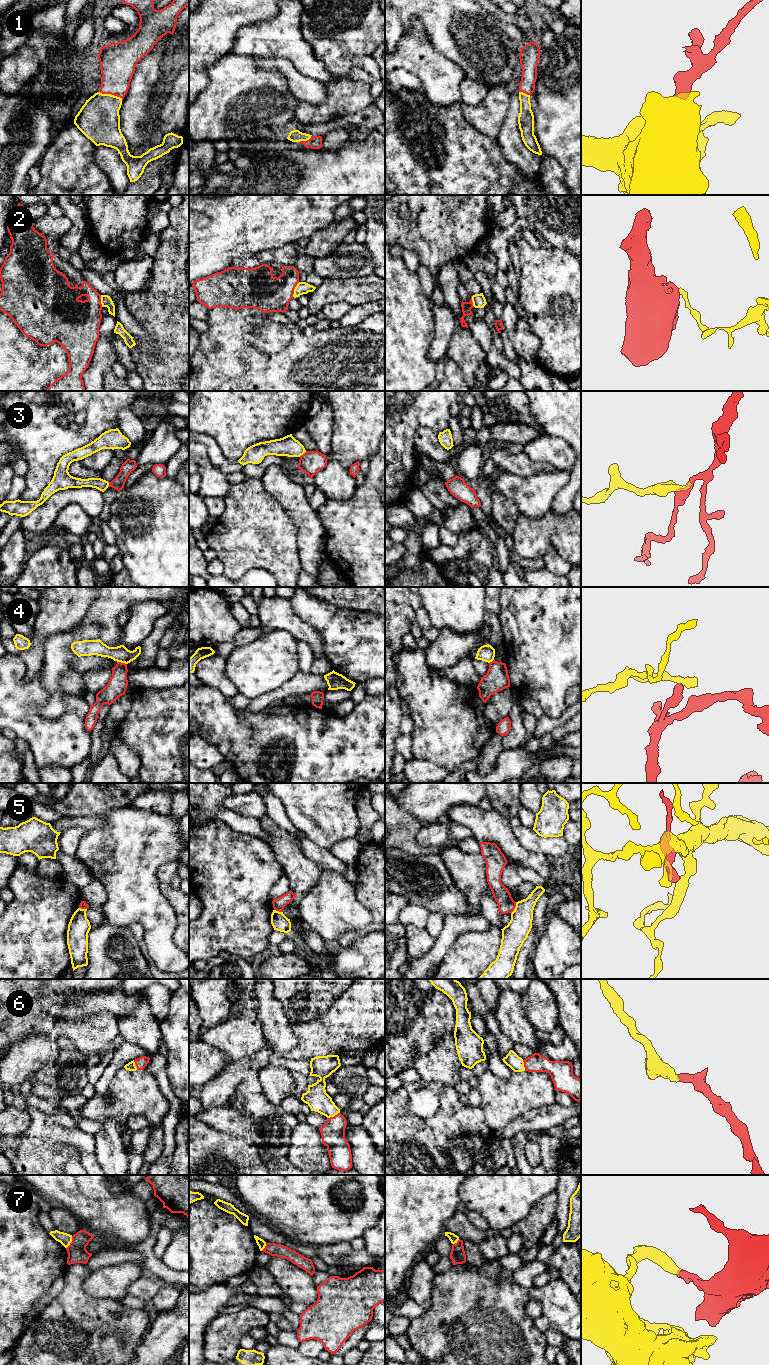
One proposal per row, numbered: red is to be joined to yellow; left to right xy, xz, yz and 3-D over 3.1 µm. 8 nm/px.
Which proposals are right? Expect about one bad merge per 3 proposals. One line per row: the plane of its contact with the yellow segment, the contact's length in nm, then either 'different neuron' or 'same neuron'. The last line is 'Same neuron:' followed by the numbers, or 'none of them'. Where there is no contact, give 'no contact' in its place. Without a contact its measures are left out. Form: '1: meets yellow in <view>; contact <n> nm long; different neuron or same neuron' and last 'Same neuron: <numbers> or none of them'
1: meets yellow in xy; contact 200 nm long; same neuron
2: meets yellow in xz; contact 130 nm long; different neuron
3: meets yellow in xz; contact 80 nm long; different neuron
4: meets yellow in xy; contact 80 nm long; different neuron
5: meets yellow in yz; contact 100 nm long; same neuron
6: meets yellow in xz; contact 110 nm long; same neuron
7: meets yellow in xy; contact 120 nm long; different neuron
Same neuron: 1, 5, 6

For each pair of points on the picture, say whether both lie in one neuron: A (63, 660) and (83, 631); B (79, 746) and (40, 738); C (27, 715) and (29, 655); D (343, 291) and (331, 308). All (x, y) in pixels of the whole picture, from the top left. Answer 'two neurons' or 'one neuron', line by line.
A: one neuron
B: one neuron
C: two neurons
D: two neurons

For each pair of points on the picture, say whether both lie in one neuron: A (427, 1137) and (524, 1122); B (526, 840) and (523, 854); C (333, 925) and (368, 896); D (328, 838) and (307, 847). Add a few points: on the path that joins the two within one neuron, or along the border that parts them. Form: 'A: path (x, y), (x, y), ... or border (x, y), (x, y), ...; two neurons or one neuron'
A: border (531, 1109), (510, 1122); two neurons
B: border (512, 829), (524, 848), (545, 856); two neurons
C: border (355, 887), (356, 898), (371, 915), (366, 926); two neurons
D: border (302, 834), (329, 851); two neurons

